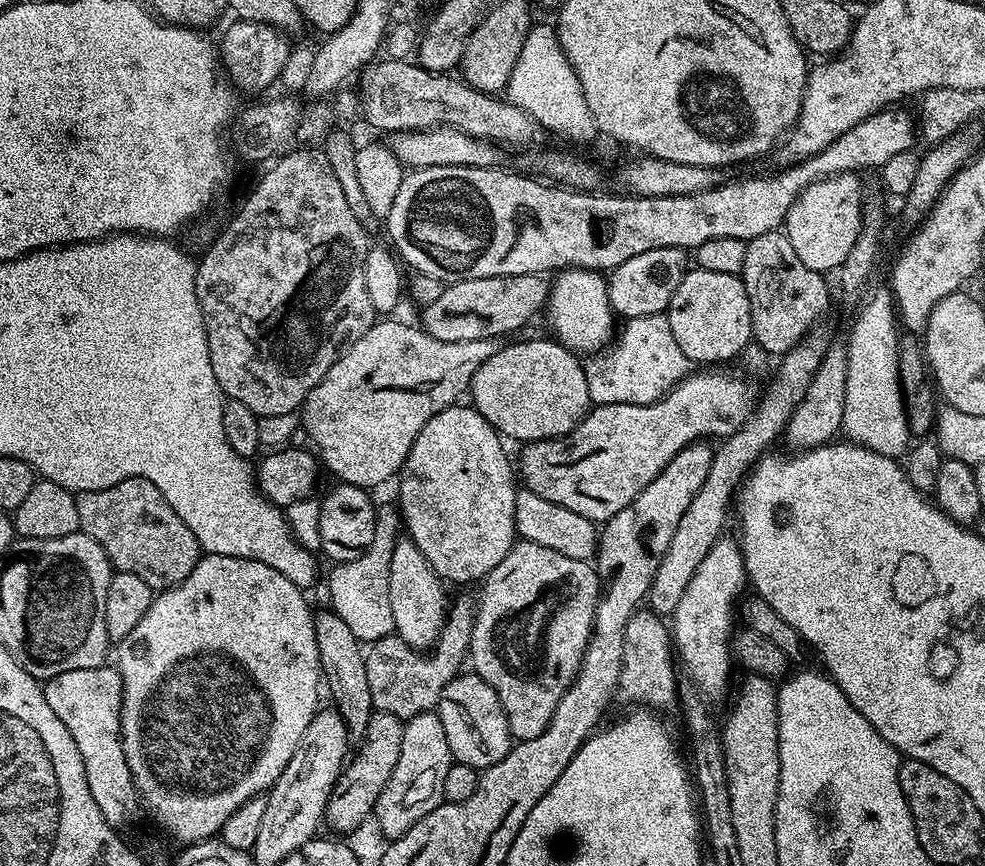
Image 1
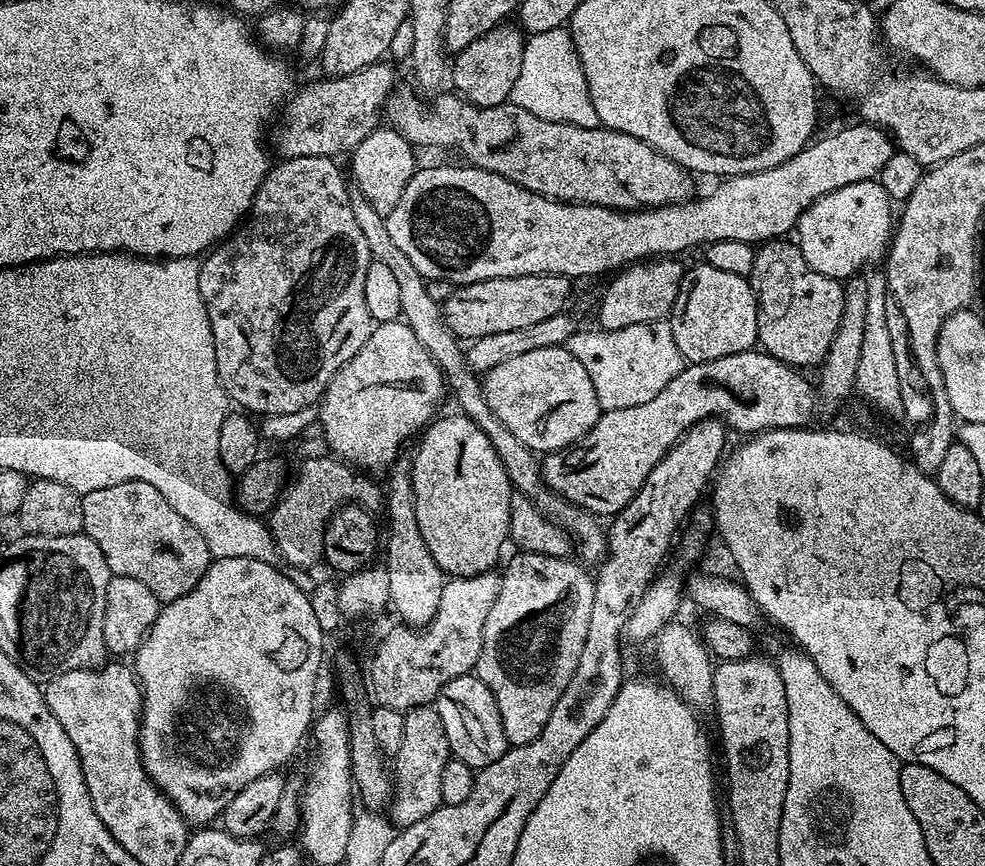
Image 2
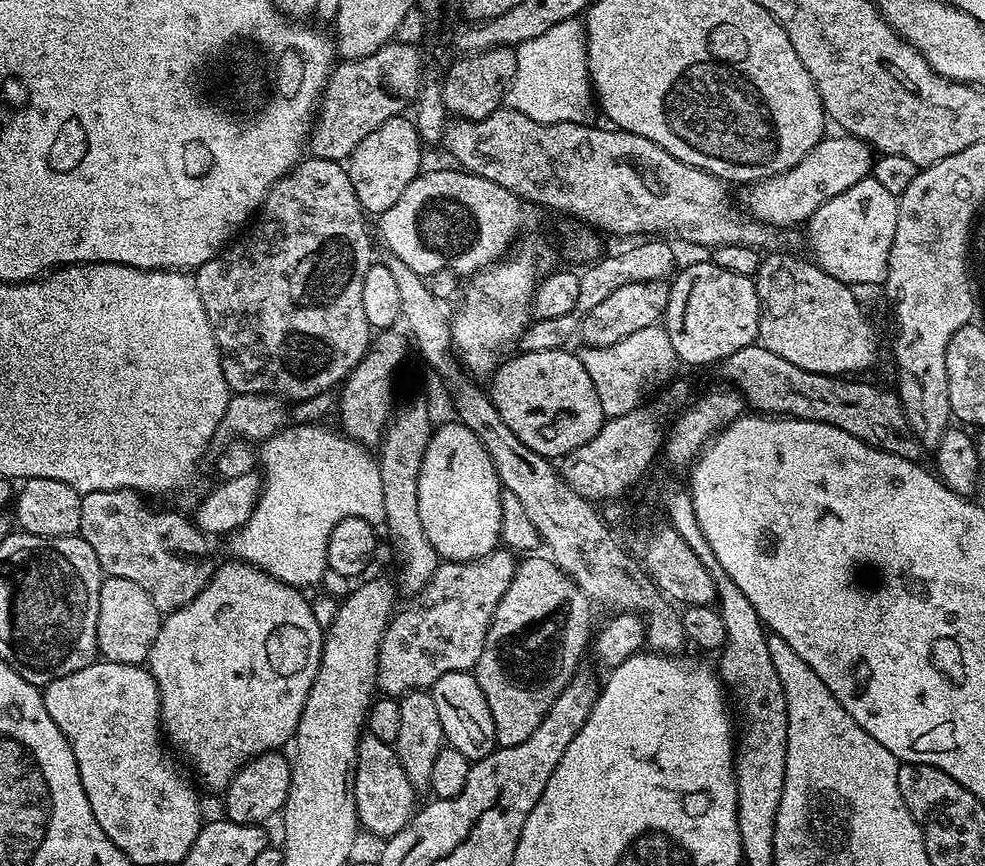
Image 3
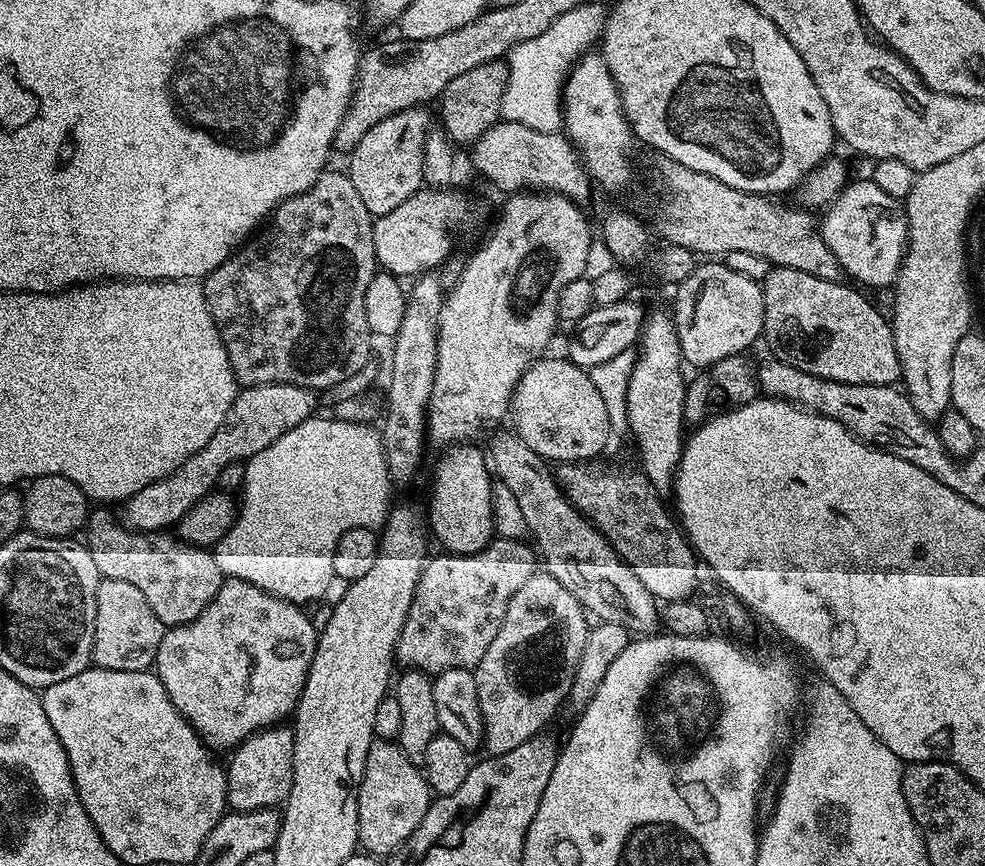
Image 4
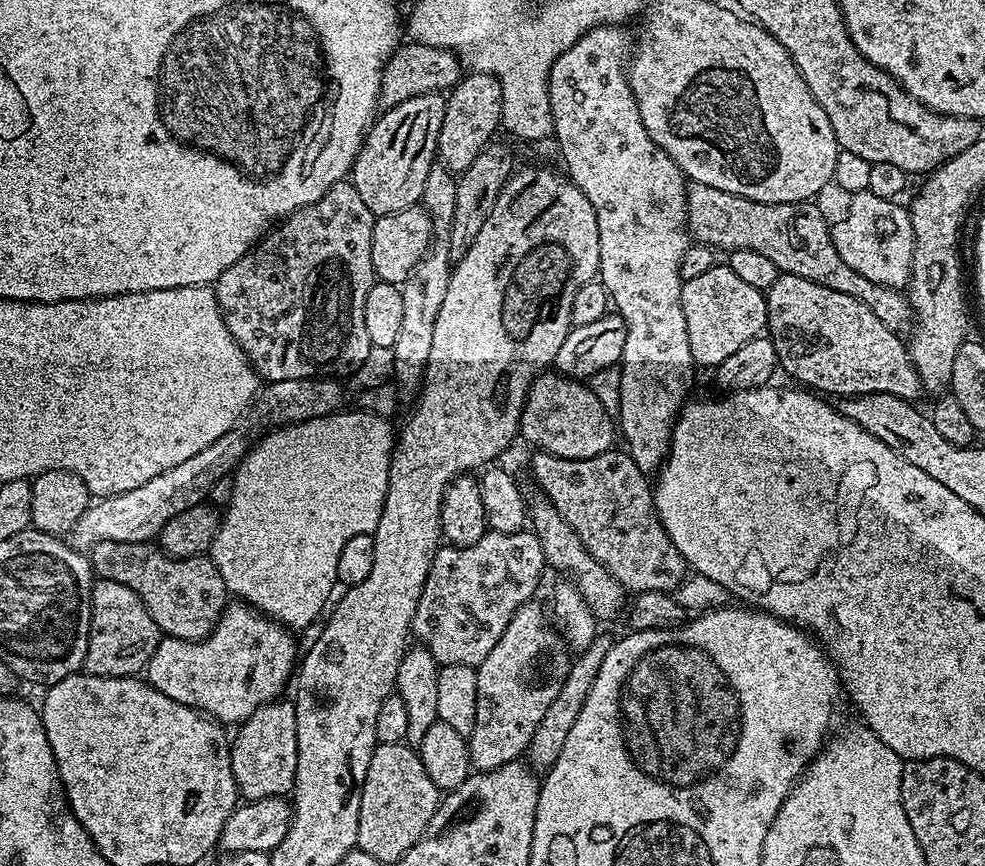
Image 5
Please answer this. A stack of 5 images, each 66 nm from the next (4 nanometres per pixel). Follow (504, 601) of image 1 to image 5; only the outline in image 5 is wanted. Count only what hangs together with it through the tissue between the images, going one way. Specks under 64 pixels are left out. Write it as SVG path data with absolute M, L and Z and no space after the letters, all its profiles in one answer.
M529 602L514 614L510 626L506 626L506 634L498 638L498 646L494 646L494 650L486 654L484 661L476 665L478 710L474 714L474 730L466 737L475 771L489 772L498 766L506 766L512 760L520 760L527 753L528 743L530 738L534 738L538 722L542 722L550 702L554 702L558 690L562 690L562 682L568 673L570 656L564 653L564 648L566 649L565 641L550 623L545 609L543 612L536 602Z

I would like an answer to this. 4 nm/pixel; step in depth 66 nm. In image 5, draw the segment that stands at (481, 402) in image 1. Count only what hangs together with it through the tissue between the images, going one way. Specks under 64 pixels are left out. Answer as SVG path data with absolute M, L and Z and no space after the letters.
M541 374L532 381L520 415L519 435L525 436L533 449L558 458L594 458L613 447L612 432L614 436L613 416L598 402L587 383L559 374Z

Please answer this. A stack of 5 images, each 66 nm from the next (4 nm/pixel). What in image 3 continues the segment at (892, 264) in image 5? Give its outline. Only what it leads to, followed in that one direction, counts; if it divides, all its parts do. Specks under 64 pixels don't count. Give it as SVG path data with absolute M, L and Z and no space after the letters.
M869 178L862 182L854 182L850 190L842 190L830 202L818 206L814 214L806 222L808 228L808 244L812 247L811 255L821 270L838 278L838 282L849 286L856 284L880 284L885 283L888 275L888 259L890 258L890 246L894 242L894 226L898 226L897 197L890 194L880 182Z

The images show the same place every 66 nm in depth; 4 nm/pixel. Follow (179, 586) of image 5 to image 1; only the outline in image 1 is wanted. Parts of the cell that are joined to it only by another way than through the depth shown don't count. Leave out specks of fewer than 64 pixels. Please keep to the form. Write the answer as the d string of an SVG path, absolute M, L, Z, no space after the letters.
M126 478L106 490L81 492L76 496L76 505L80 531L94 538L94 542L102 546L113 569L116 572L138 574L138 578L142 578L142 582L146 582L146 586L150 586L153 590L172 588L182 583L201 558L202 549L198 538L194 538L186 522L182 522L182 518L174 514L170 502L162 498L158 486L154 486L154 482L146 478Z

